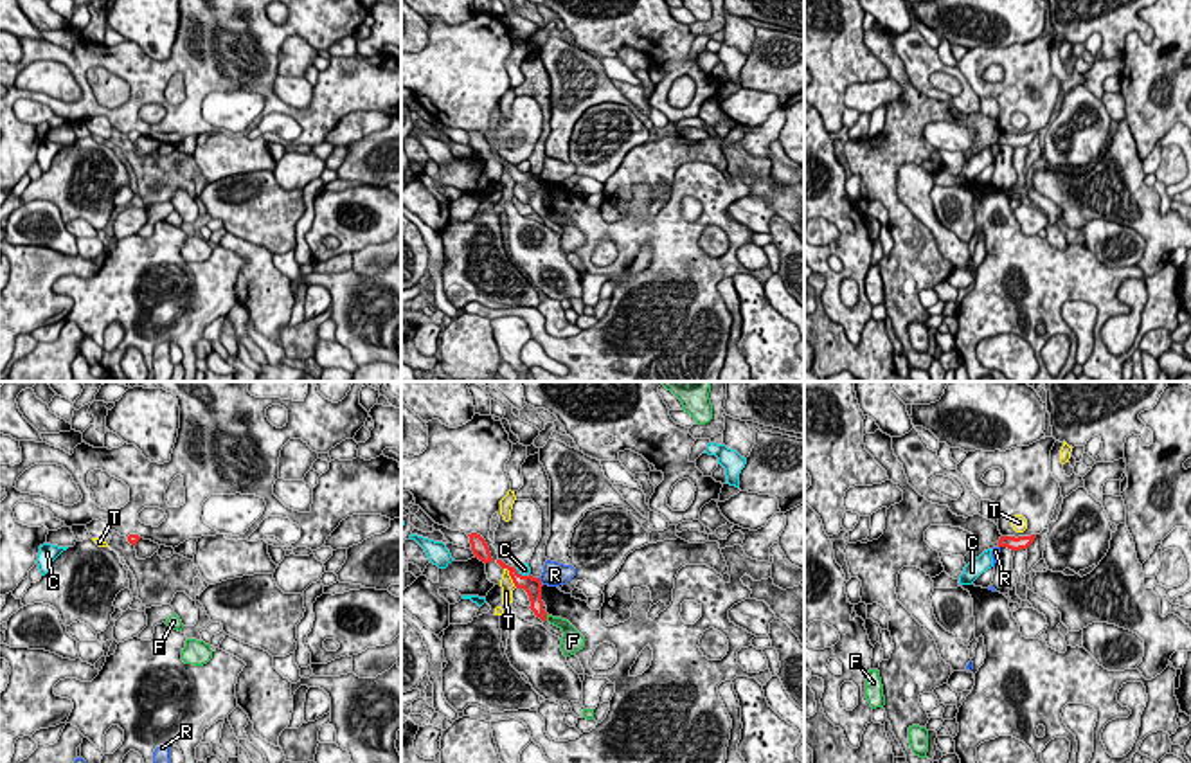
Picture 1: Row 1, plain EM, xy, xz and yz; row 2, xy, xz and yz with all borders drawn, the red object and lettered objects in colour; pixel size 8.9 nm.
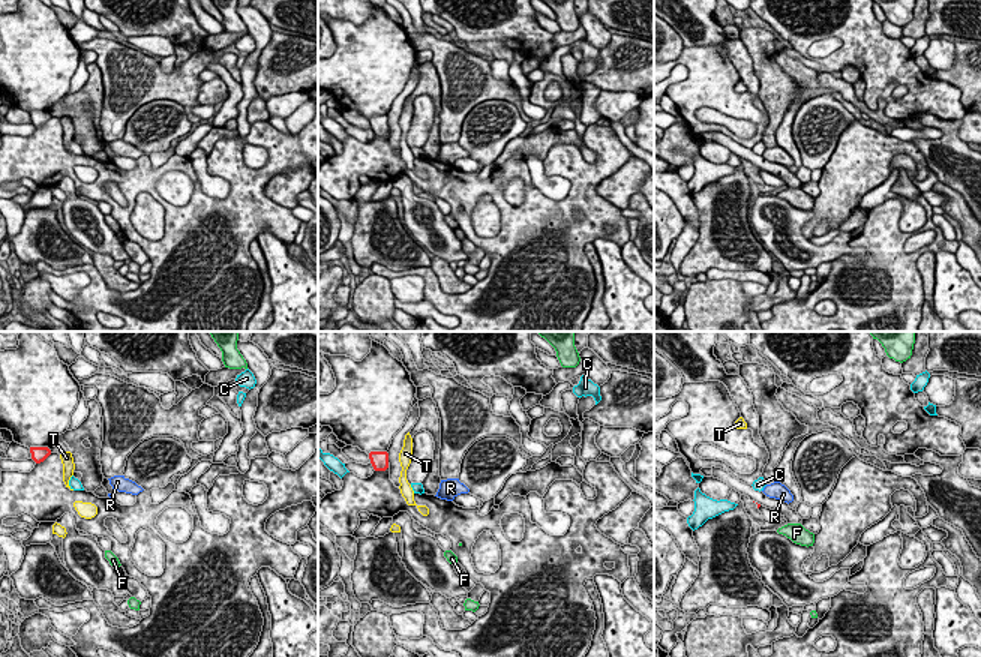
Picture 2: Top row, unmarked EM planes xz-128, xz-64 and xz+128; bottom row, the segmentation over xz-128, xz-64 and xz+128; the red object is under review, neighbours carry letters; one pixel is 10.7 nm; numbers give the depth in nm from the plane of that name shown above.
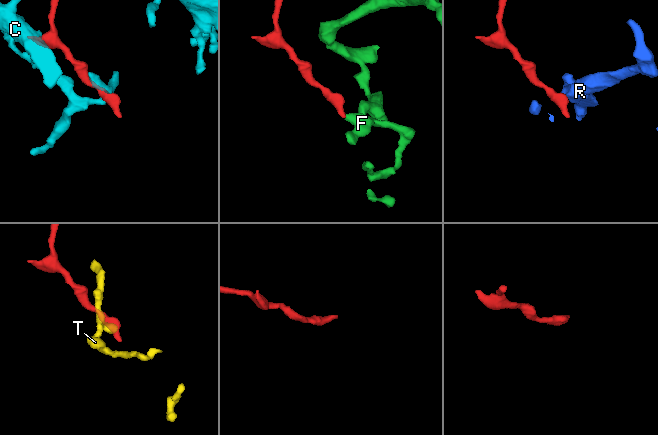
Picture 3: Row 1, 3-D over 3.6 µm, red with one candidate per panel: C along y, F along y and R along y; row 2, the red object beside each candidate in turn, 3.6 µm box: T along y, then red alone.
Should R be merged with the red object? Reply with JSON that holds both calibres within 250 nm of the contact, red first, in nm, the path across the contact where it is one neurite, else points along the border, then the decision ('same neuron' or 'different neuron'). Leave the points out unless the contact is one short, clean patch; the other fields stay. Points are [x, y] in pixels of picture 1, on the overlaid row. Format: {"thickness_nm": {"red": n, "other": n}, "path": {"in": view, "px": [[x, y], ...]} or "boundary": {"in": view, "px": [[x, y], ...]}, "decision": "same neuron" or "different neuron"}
{"thickness_nm": {"red": 160, "other": 220}, "boundary": {"in": "xz", "px": [[538, 578], [542, 582]]}, "decision": "different neuron"}

